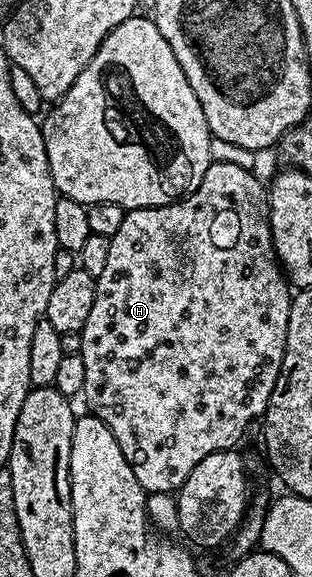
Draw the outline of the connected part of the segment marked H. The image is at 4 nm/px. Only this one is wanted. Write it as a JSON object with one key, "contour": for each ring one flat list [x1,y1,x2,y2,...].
{"contour":[[213,161,206,169,206,177,202,177,202,185,198,185,196,191,191,191,183,199,177,199,176,202,167,203,161,207,137,207,129,210,124,216,122,226,118,228,118,233,114,233,110,239,110,253,106,257,106,266,102,269,102,273,96,276,94,309,90,309,90,317,86,317,86,325,79,331,80,340,82,341,82,349,79,355,82,357,82,365,86,365,86,381,84,382,82,399,88,402,87,410,91,414,97,415,102,421,106,421,110,433,114,433,114,441,118,441,118,449,122,449,122,457,126,457,126,461,130,461,130,469,134,469,134,477,138,477,138,485,142,485,145,493,175,493,179,491,180,486,186,481,186,477,190,477,190,473,194,469,194,465,198,465,198,461,202,461,205,457,210,457,210,453,235,448,237,446,236,442,243,437,244,430,255,419,257,422,263,416,270,401,270,393,278,381,278,373,280,372,282,357,286,349,286,329,290,321,290,305,292,304,293,292,288,291,288,287,290,288,289,280,277,260,276,248,272,245,272,226,268,220,268,191,265,184,263,187,254,176,255,174,252,171,242,169,238,165]]}

